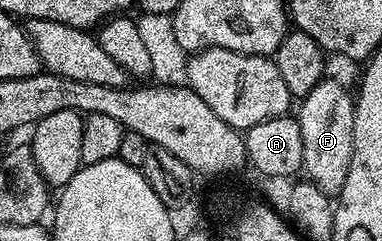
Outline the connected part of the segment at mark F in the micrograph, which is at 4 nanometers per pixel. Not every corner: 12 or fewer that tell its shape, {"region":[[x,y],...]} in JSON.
{"region":[[326,76],[299,103],[307,181],[339,196],[353,91]]}

